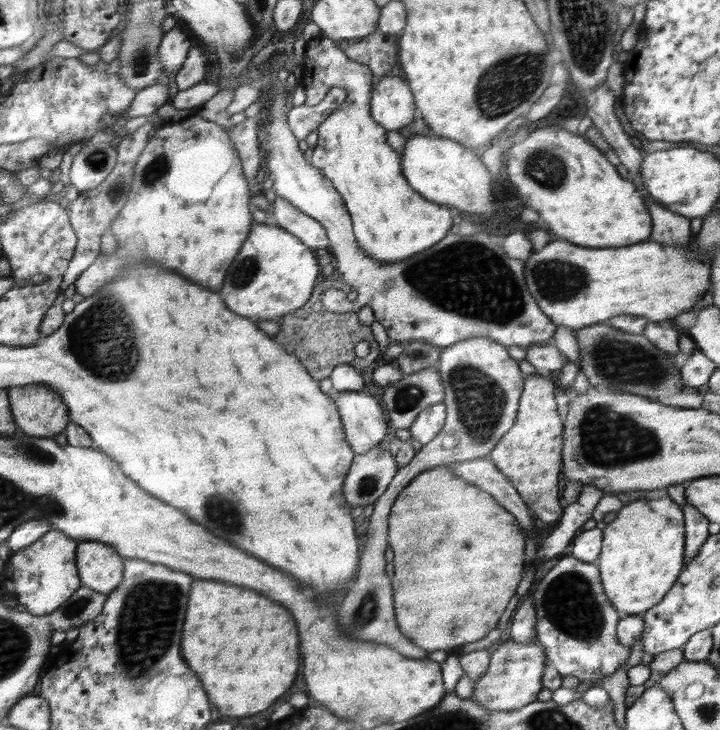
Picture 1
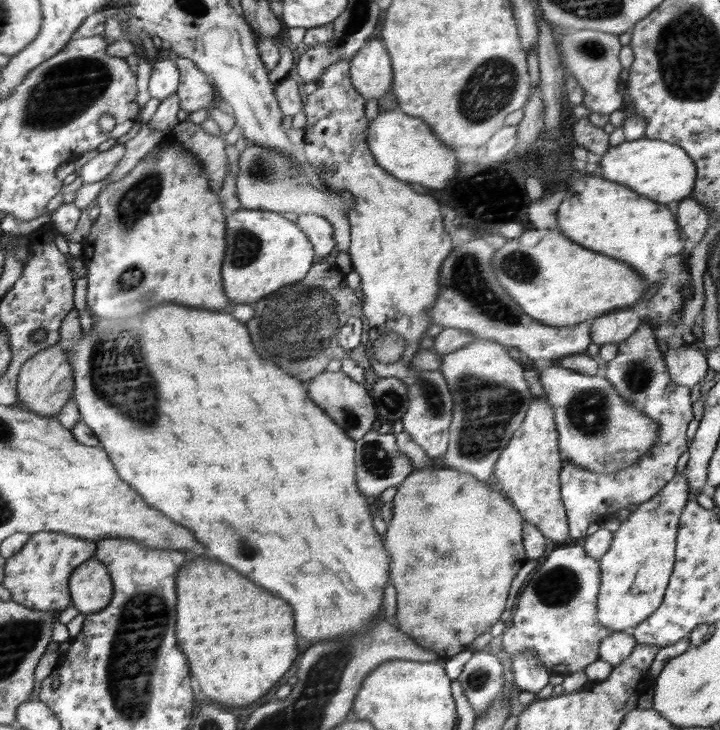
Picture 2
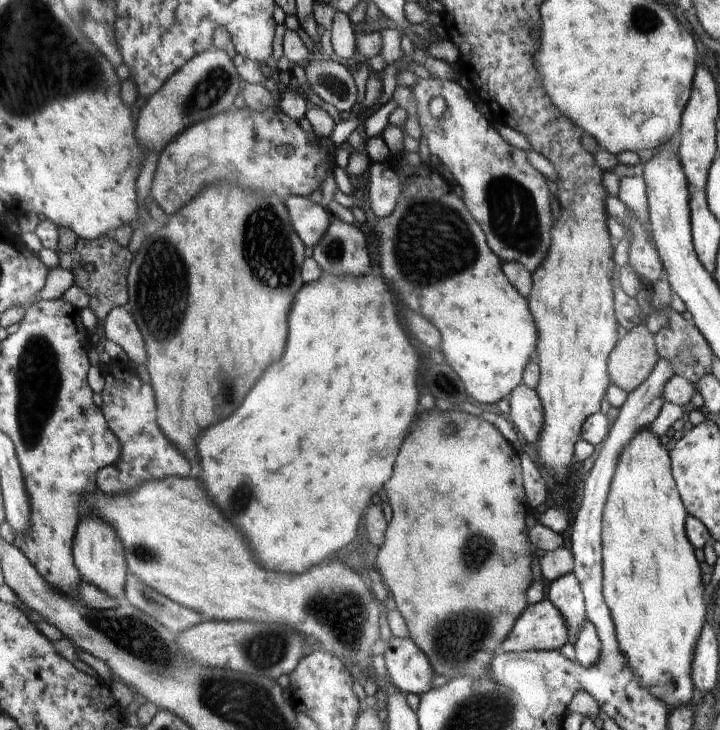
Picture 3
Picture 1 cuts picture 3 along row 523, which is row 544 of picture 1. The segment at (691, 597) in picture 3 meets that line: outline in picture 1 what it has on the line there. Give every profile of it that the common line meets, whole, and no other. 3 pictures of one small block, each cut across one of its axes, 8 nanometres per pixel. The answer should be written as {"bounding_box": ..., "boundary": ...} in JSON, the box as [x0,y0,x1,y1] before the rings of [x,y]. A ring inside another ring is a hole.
{"bounding_box":[596,495,686,616],"boundary":[[[669,495],[632,501],[618,510],[617,516],[603,528],[602,552],[596,563],[612,606],[622,614],[641,616],[659,604],[686,565],[684,518]]]}

